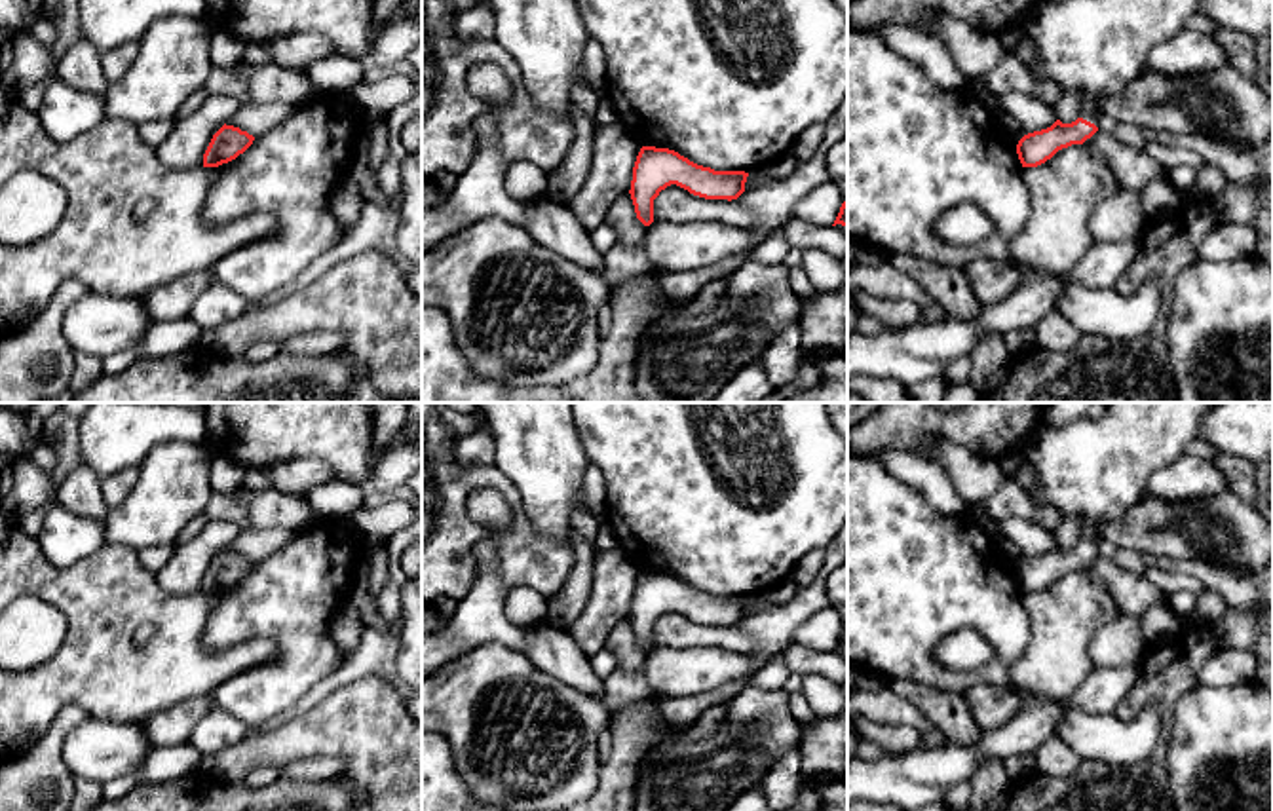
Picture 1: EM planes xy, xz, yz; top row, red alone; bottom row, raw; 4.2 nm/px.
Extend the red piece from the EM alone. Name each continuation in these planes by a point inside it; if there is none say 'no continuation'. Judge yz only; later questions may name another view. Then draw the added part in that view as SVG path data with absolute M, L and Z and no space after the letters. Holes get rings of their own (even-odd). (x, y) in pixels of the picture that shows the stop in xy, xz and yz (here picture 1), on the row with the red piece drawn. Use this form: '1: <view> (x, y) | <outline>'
1: yz (1091, 46) | M1047 0L1024 28L1041 53L1041 65L1028 70L1058 84L1064 93L1079 91L1079 118L1096 125L1100 99L1132 82L1146 68L1150 51L1184 30L1199 6L1201 0Z

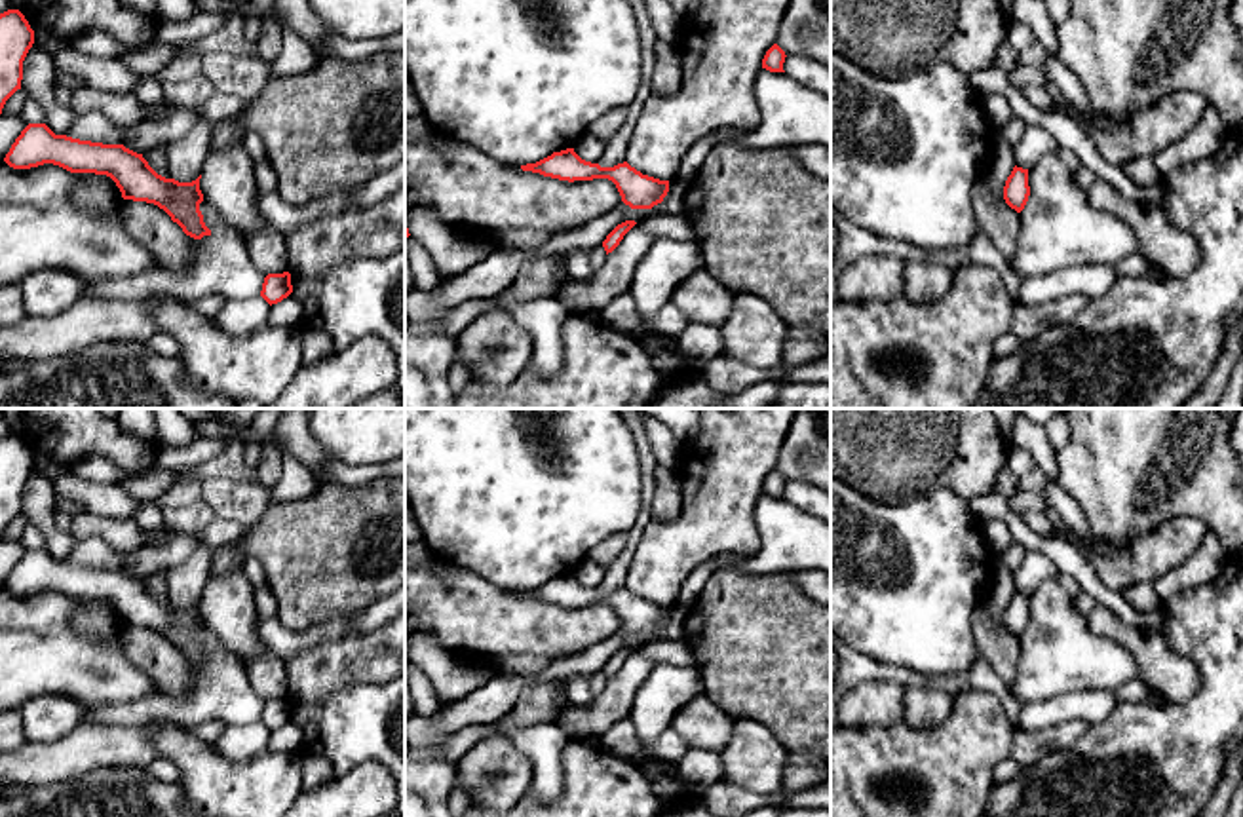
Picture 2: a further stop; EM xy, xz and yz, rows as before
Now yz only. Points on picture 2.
no continuation

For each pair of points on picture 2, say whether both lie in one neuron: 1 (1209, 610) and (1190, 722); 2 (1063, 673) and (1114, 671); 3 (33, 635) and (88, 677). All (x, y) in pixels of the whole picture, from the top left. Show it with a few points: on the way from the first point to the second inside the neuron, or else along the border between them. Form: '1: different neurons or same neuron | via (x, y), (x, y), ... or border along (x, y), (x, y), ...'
1: same neuron | via (1211, 639), (1211, 694)
2: same neuron | via (1076, 671), (1101, 671)
3: same neuron | via (46, 648), (59, 662), (75, 665)

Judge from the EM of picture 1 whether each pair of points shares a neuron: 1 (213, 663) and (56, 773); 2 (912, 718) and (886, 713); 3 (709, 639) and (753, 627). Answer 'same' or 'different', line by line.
1: different
2: same
3: different

